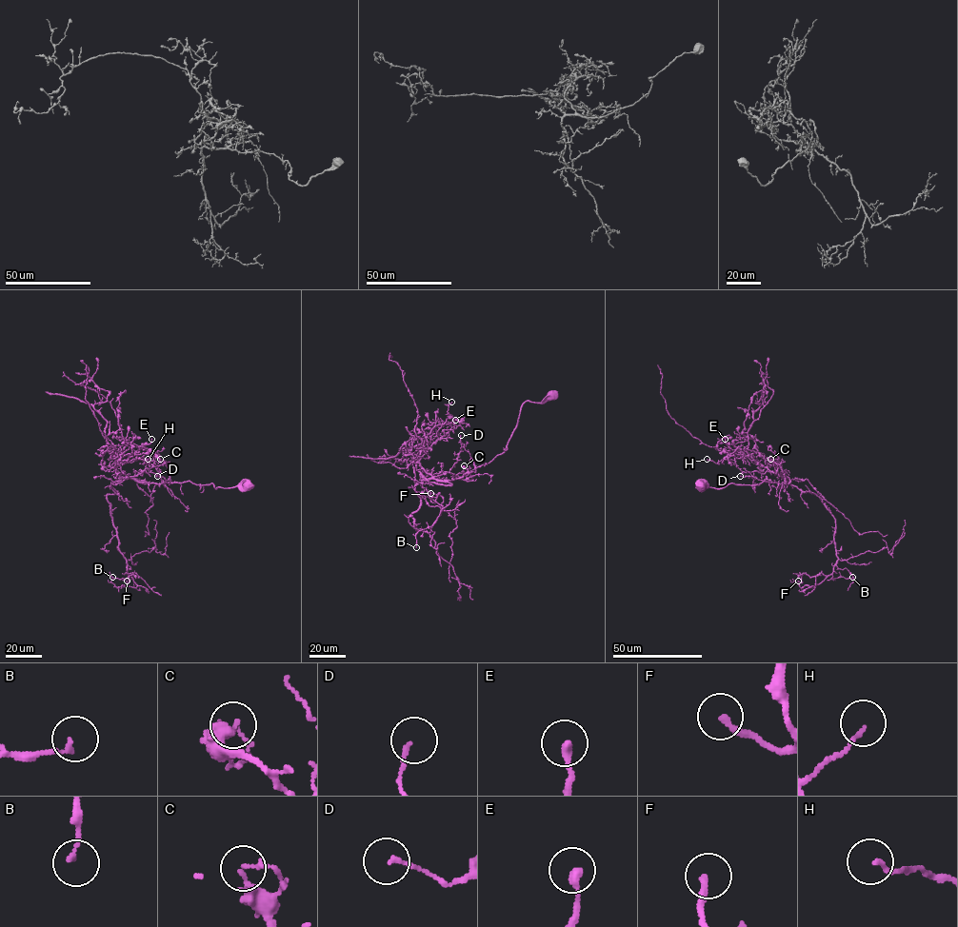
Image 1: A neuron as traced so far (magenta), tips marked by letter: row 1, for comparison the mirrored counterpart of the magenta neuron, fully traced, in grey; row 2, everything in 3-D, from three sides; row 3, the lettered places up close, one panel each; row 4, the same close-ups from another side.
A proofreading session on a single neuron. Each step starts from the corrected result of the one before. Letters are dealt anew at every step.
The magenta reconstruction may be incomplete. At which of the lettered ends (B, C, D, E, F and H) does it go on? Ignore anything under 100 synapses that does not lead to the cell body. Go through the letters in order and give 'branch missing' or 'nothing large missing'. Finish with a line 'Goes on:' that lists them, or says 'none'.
B: nothing large missing
C: nothing large missing
D: nothing large missing
E: nothing large missing
F: nothing large missing
H: nothing large missing
Goes on: none

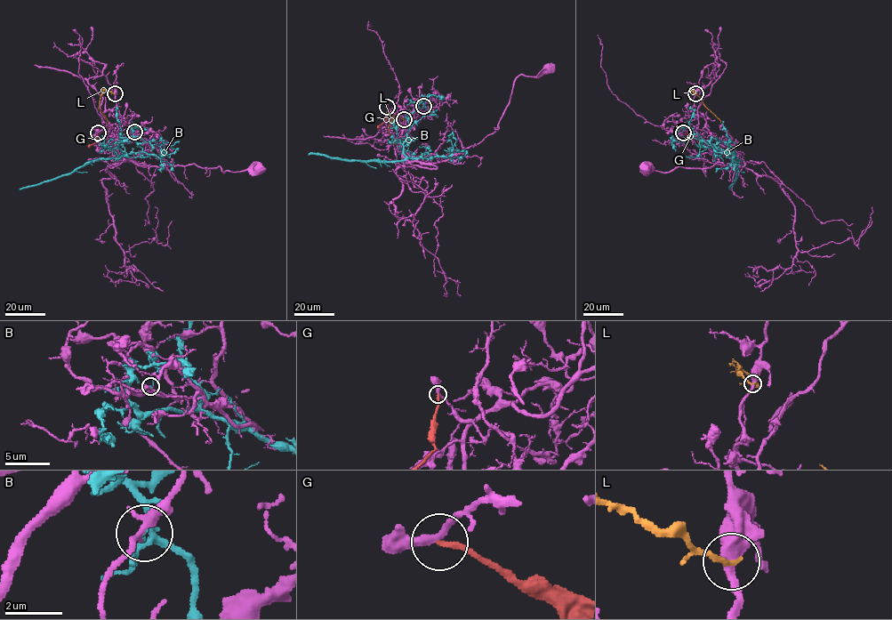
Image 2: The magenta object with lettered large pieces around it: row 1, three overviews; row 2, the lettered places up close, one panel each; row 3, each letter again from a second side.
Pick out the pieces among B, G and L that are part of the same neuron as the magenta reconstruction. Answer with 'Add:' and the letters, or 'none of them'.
Add: none of them

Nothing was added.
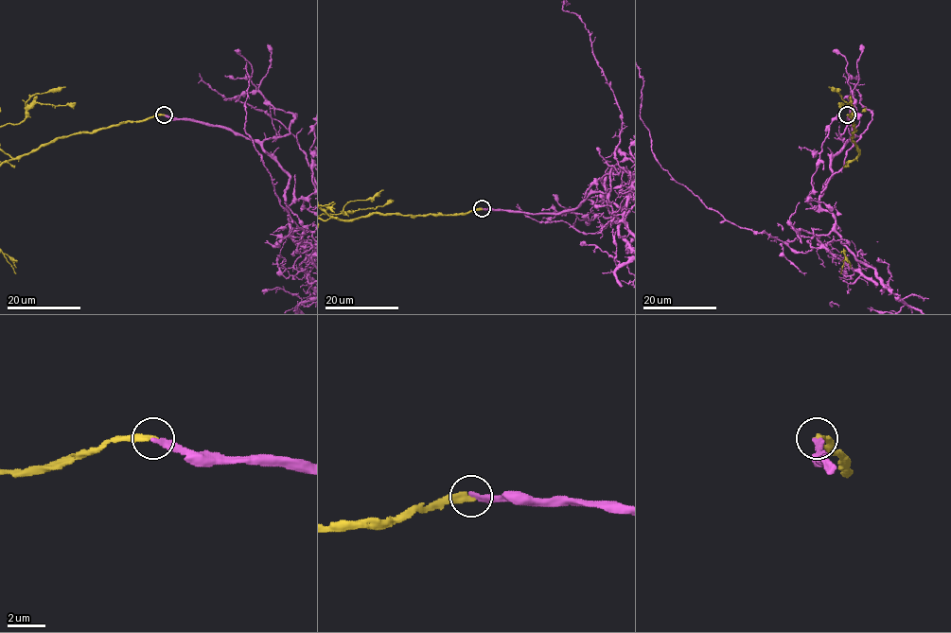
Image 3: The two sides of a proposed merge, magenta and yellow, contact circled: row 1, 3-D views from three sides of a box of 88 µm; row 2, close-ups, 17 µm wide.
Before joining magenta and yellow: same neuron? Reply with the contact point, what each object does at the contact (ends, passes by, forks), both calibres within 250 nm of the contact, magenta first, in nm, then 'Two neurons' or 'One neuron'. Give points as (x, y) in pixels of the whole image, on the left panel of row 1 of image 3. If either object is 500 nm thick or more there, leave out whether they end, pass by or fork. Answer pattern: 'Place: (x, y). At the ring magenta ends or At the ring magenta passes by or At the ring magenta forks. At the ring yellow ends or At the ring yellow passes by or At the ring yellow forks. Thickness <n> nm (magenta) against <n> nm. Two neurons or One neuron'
Place: (164, 114). At the ring magenta ends. At the ring yellow ends. Thickness 280 nm (magenta) against 380 nm. One neuron

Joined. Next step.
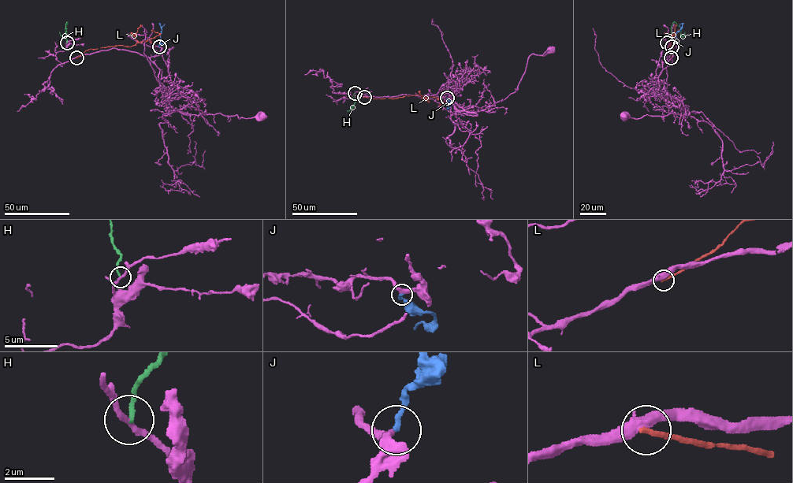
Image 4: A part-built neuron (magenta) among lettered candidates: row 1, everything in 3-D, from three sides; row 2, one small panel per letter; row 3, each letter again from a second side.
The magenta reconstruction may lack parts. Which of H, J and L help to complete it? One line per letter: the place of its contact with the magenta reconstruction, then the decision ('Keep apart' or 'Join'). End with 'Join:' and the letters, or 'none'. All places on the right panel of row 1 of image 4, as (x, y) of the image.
H: Touches magenta at (667, 42). Keep apart
J: Touches magenta at (672, 46). Join
L: Touches magenta at (671, 57). Keep apart
Join: J

